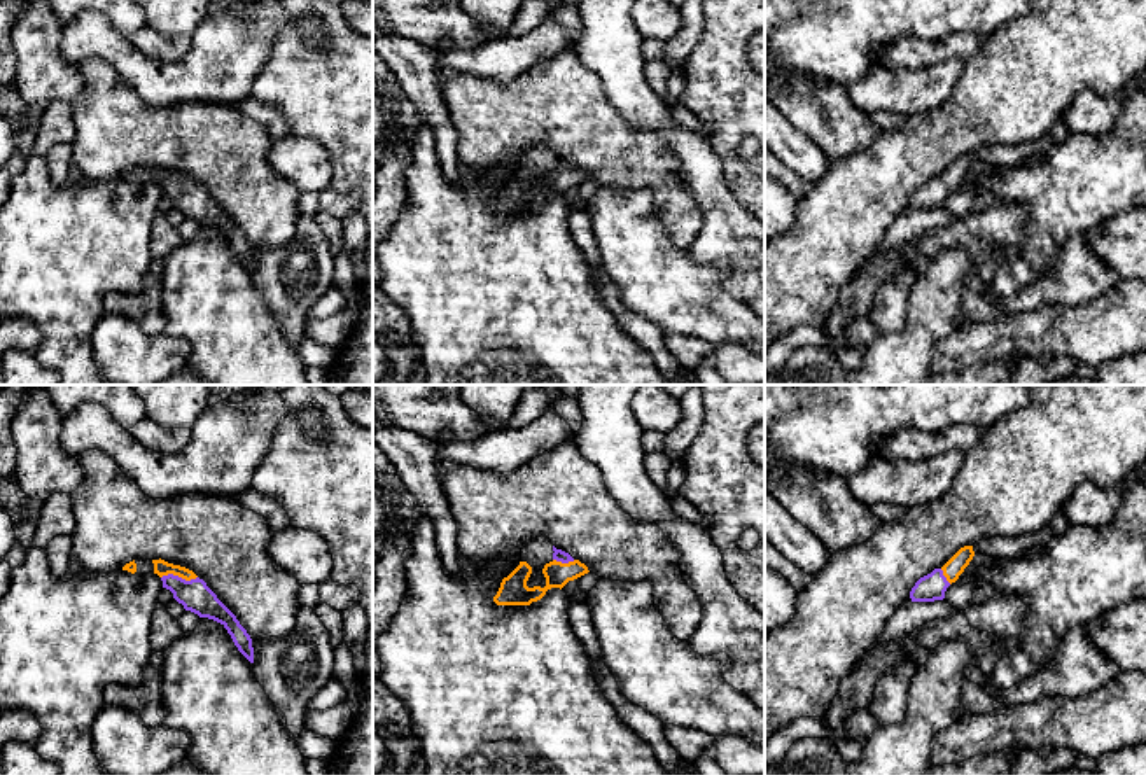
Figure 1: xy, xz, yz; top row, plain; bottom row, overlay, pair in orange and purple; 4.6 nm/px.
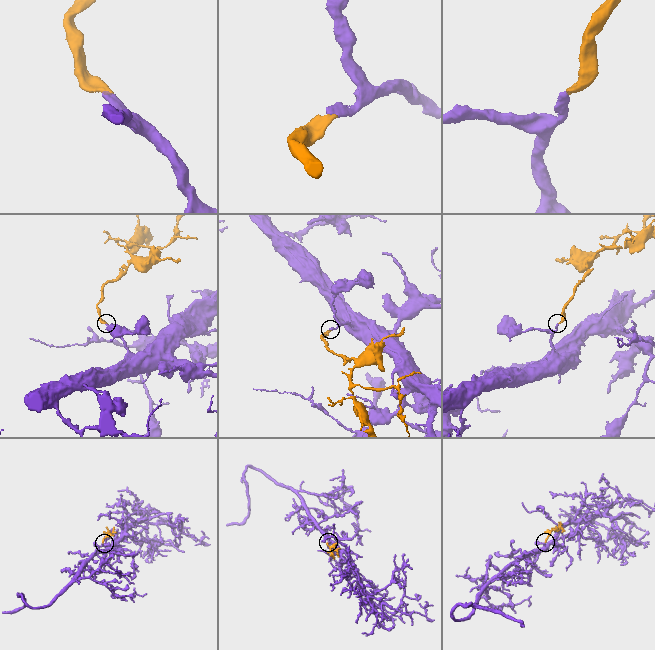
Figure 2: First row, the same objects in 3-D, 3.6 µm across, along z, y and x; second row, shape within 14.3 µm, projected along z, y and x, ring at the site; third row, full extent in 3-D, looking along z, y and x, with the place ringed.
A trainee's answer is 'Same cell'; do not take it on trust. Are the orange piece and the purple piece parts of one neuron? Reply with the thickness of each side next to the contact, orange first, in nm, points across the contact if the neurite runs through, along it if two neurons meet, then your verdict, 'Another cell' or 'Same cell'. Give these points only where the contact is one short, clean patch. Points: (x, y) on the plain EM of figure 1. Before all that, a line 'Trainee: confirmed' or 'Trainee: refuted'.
Trainee: confirmed
Thickness 70 nm (orange) against 150 nm. Path across: xy (161, 175), (179, 184), (195, 203). Same cell

